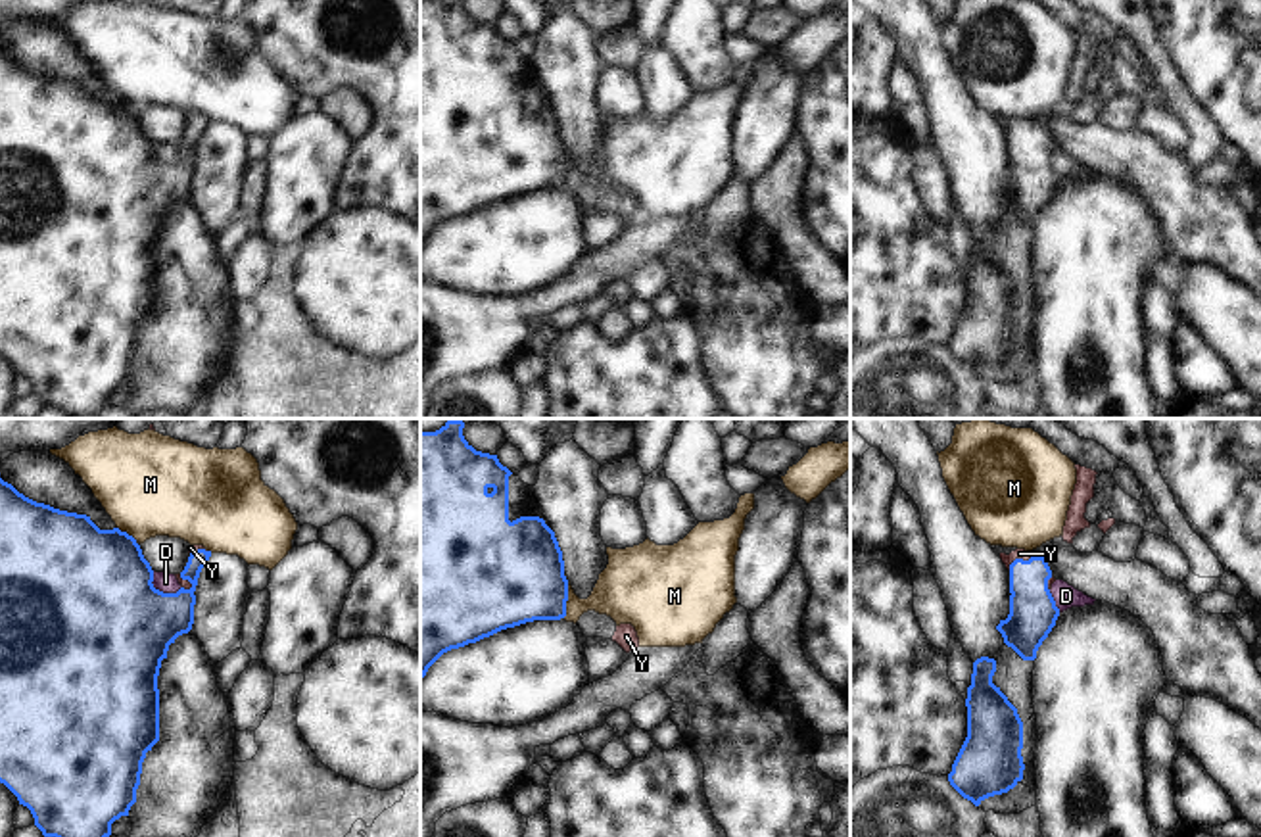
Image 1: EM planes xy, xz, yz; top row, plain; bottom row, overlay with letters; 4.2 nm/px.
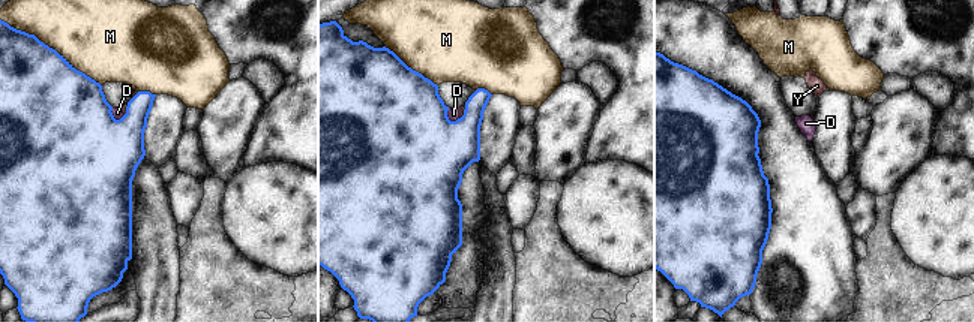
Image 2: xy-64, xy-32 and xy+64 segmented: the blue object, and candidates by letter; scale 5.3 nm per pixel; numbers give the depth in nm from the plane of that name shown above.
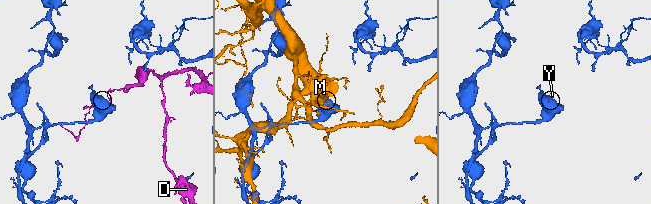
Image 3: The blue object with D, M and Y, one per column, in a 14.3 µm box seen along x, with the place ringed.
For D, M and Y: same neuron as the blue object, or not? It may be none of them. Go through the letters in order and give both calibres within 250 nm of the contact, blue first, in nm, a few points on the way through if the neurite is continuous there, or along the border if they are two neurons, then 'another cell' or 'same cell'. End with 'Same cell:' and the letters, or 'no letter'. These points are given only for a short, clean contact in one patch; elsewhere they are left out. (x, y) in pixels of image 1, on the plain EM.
D: 500 nm thick on the blue side, 80 nm on the other; another cell
M: 420 nm thick on the blue side, 240 nm on the other; another cell
Y: 200 nm thick on the blue side, 50 nm on the other; runs through yz (1033, 183), (1029, 143), (1022, 129), (1020, 123); same cell
Same cell: Y

